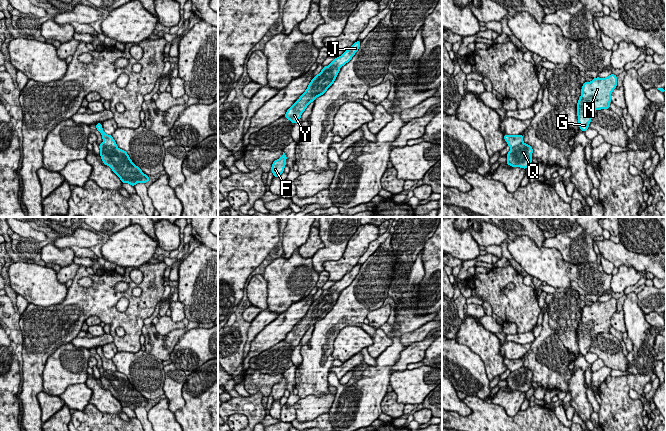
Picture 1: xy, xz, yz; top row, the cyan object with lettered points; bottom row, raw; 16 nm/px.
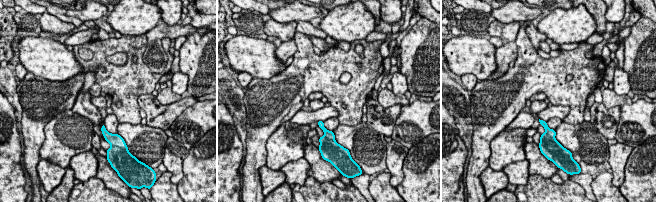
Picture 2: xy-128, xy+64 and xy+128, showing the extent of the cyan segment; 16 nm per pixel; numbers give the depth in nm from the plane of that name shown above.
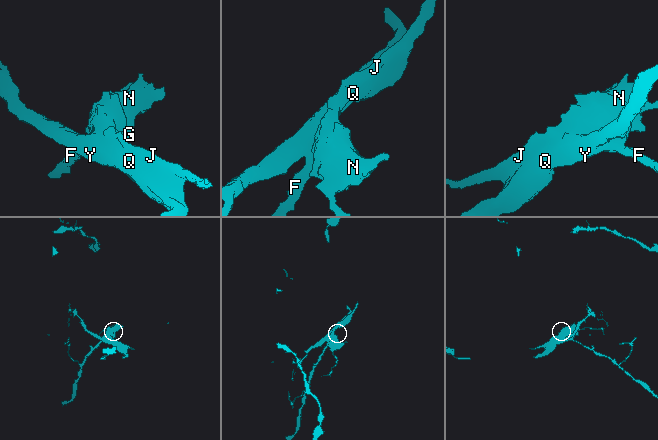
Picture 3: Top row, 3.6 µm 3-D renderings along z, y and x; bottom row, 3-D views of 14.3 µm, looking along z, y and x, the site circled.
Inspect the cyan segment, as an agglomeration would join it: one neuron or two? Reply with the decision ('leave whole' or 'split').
split

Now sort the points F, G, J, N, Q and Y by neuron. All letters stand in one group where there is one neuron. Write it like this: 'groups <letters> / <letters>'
groups F G J N / Q Y

